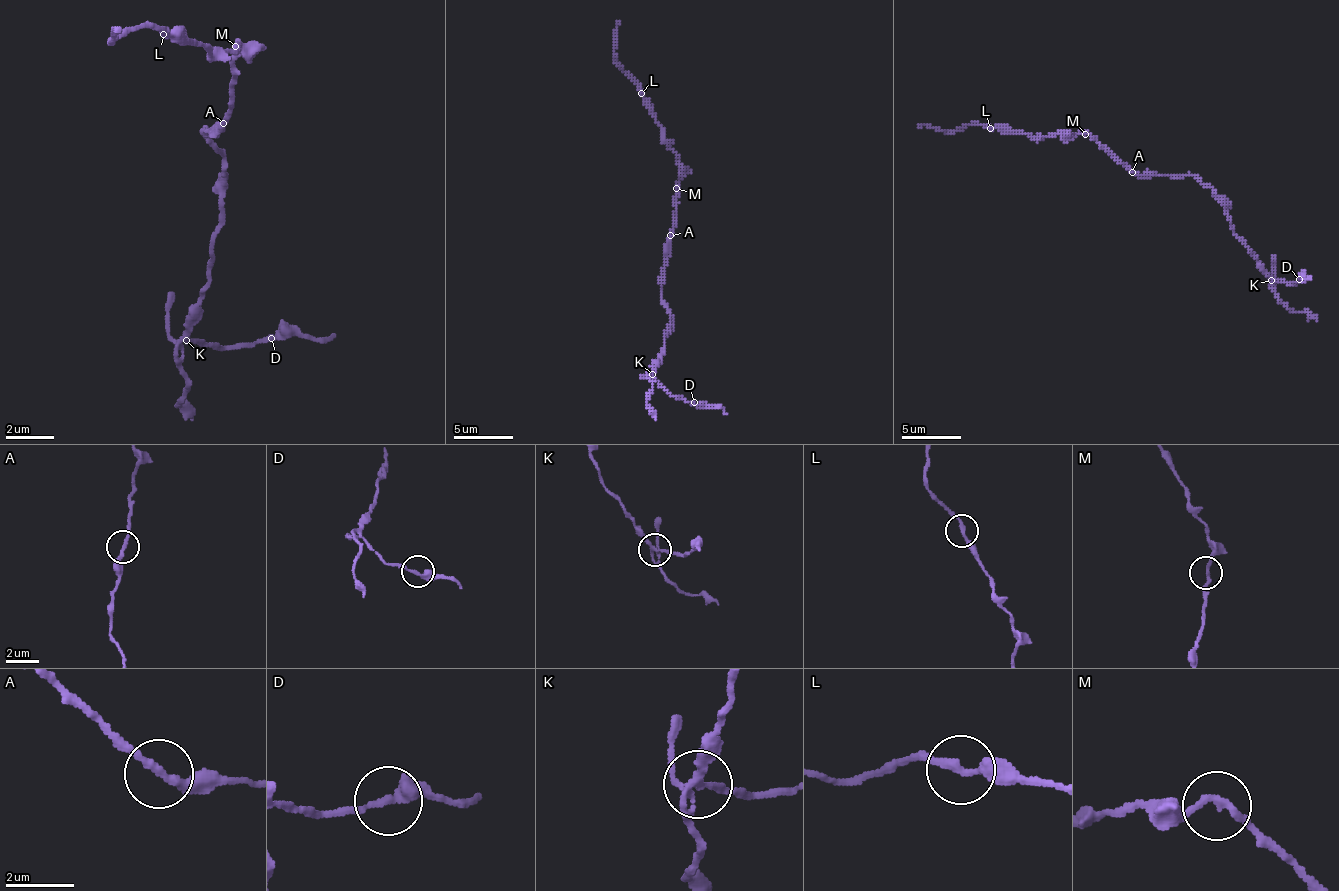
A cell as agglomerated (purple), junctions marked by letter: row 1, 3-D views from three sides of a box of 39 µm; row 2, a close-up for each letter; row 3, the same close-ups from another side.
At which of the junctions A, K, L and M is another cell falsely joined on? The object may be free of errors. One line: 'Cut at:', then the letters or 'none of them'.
Cut at: K

